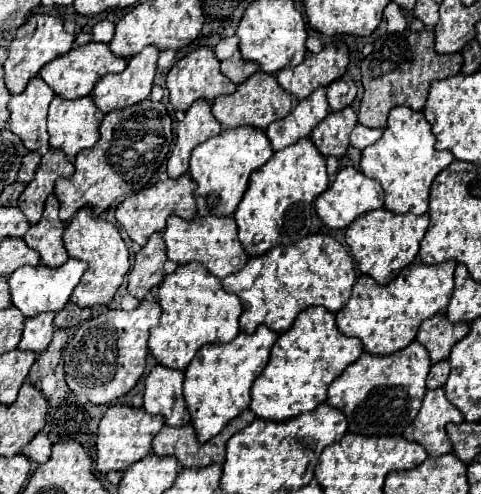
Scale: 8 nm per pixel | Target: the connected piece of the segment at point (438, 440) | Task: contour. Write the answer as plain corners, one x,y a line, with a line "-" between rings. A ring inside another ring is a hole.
444,388
428,390
422,402
422,408
416,416
416,420
410,424
408,430
404,430
406,440
420,442
428,456
442,456
446,452
452,452
452,444
446,434
446,424
464,422
462,412
446,398

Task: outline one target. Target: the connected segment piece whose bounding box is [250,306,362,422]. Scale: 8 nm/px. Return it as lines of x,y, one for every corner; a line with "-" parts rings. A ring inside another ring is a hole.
312,306
300,312
292,328
278,336
272,346
268,366
252,384
250,408
264,420
288,420
304,412
312,412
326,400
326,390
342,374
342,370
356,362
362,354
362,344
356,338
344,336
336,328
334,314
326,308

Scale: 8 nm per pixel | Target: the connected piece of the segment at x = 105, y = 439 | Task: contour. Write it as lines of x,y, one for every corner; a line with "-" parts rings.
120,404
110,406
106,410
106,414
102,416
100,426
98,426
96,470
98,472
110,472
110,470
124,472
128,466
132,466
134,462
138,462
140,458
144,458
146,454
152,452
152,440
160,432
162,426
164,426
164,418
162,416
148,414
142,408
120,406

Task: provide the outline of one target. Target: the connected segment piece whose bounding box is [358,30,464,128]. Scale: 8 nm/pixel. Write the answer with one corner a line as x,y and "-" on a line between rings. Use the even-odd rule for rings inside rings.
406,30
402,34
386,34
376,38
374,50
360,64
364,96
358,110
358,122
370,128
384,128
388,112
394,106
408,106
412,110
422,110
428,98
432,80
450,78
462,68
462,54
438,54
434,50
434,32

